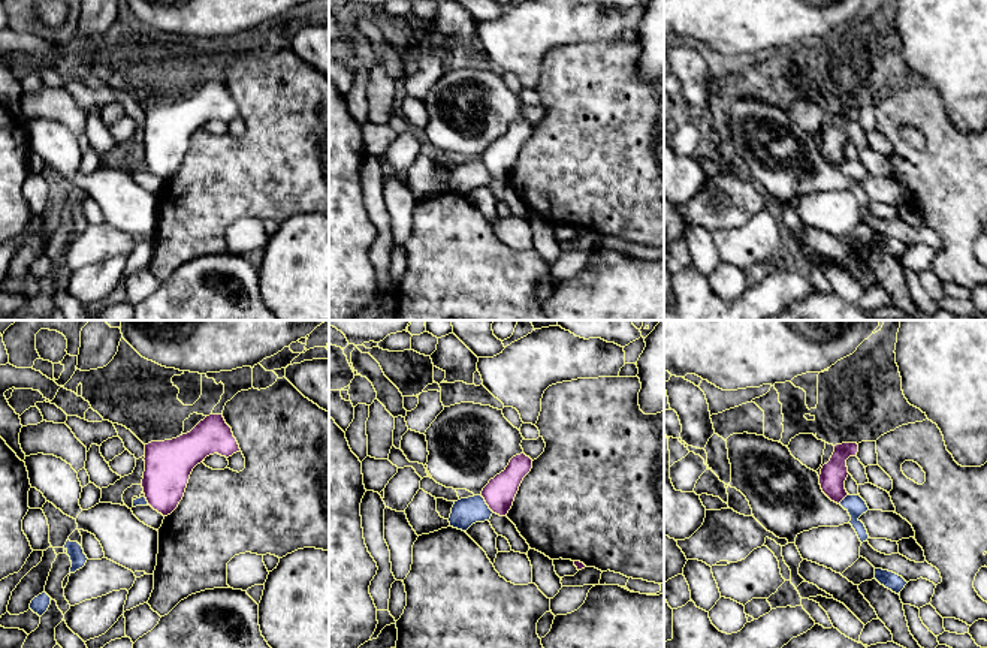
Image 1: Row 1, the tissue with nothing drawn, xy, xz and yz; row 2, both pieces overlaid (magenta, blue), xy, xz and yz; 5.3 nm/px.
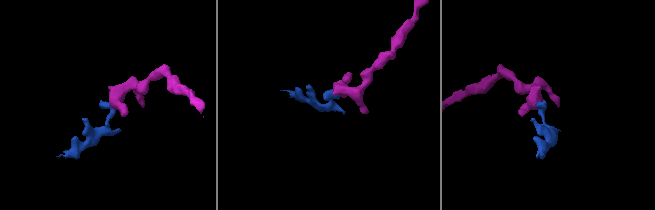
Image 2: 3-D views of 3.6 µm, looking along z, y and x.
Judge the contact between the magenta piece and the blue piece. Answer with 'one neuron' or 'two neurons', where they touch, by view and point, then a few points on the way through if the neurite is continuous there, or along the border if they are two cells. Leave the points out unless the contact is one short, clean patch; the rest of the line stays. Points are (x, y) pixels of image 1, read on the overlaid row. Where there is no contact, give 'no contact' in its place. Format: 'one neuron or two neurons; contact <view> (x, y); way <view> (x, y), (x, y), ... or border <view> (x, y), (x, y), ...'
two neurons; contact xz (486, 503); border xz (480, 494), (494, 512)

